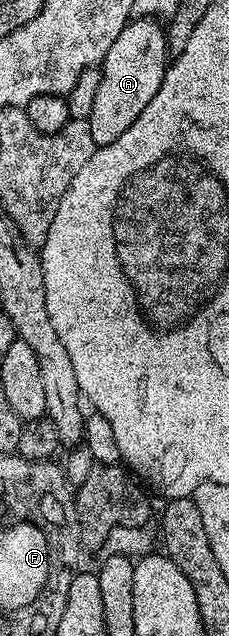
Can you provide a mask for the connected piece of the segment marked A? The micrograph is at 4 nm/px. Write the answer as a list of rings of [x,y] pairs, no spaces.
[[[136,17],[113,40],[113,48],[105,56],[99,70],[101,84],[97,84],[97,96],[93,99],[93,112],[89,119],[96,147],[113,144],[149,108],[149,100],[157,96],[161,80],[169,65],[167,31],[154,18]]]

